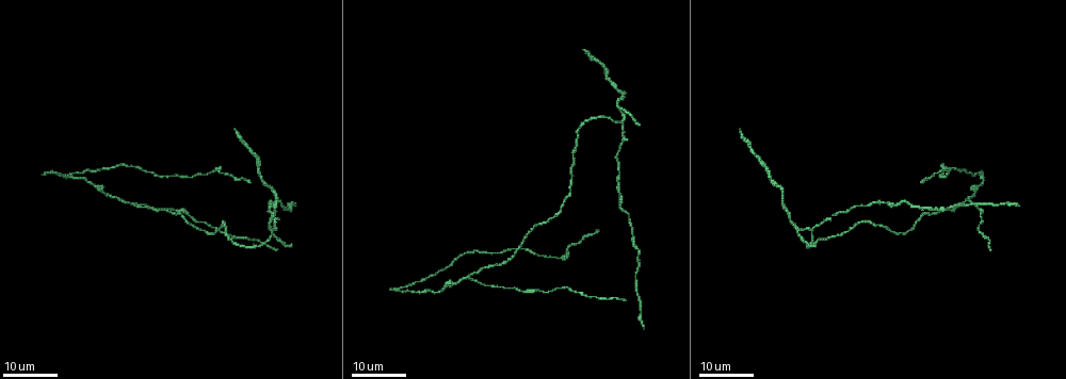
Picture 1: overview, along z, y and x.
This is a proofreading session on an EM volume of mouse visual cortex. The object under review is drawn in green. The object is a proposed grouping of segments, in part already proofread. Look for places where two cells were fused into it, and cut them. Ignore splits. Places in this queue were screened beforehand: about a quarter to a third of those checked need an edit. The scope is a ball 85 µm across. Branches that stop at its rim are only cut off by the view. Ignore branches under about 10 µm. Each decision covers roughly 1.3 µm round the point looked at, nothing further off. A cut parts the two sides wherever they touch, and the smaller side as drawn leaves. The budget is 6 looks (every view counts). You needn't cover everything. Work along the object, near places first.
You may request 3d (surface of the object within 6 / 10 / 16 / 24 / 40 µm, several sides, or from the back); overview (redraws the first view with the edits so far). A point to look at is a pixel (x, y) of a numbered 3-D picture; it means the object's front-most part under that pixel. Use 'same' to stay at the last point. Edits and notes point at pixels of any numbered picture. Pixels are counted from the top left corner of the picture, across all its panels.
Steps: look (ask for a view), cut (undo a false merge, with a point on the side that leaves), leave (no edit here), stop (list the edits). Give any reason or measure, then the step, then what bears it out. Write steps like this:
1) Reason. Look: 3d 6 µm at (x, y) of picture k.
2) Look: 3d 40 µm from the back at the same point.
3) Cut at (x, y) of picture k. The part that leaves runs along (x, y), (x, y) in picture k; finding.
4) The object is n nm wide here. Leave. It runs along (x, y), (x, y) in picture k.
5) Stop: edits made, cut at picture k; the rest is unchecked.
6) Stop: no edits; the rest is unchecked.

Three-way junction. Look: 3d 24 µm at (51, 173) of picture 1.

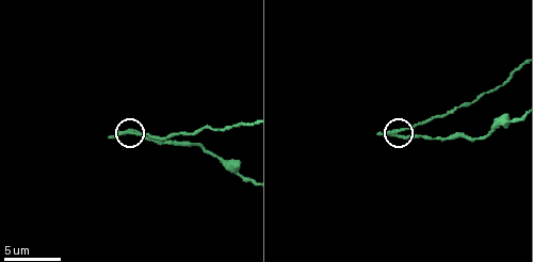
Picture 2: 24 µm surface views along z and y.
Closer look. Look: 3d 6 µm at (396, 132) of picture 2.

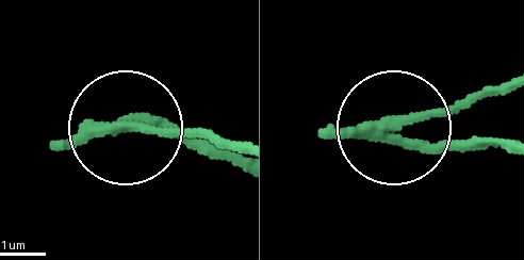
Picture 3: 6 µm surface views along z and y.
The object is 220 nm wide here. Cut at (165, 130) of picture 3. The part that leaves runs along (103, 133), (236, 145) in picture 3; a second cell is stuck on.

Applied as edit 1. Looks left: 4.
Thick turns thin. Look: 3d 6 µm at (491, 132) of picture 2.

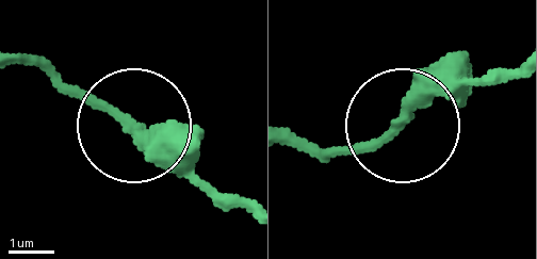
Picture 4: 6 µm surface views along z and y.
Leave. It runs along (508, 69), (451, 88), (405, 127), (318, 154) in picture 4; all the same cell.

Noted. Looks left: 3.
Two arms in line, one across. Look: 3d 24 µm at (122, 198) of picture 1.

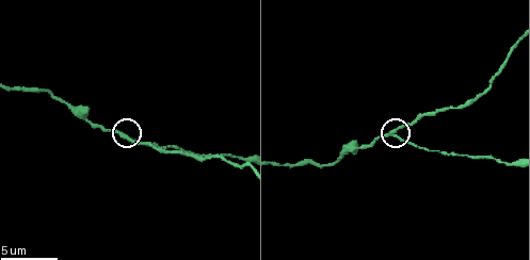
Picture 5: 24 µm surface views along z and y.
Look: 3d 6 µm at (125, 134) of picture 5.

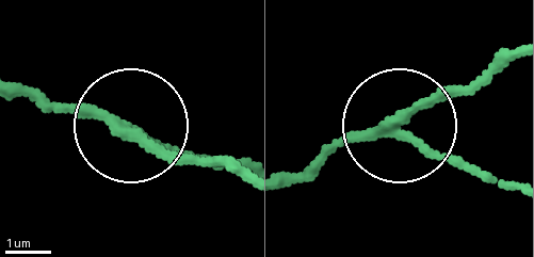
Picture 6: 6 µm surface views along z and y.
Cut at (437, 157) of picture 6. The part that leaves runs along (387, 131), (510, 185) in picture 6; a second cell is stuck on.

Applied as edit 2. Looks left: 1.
Stop: edits made, cut at picture 3, cut at picture 6; the rest is unchecked.

